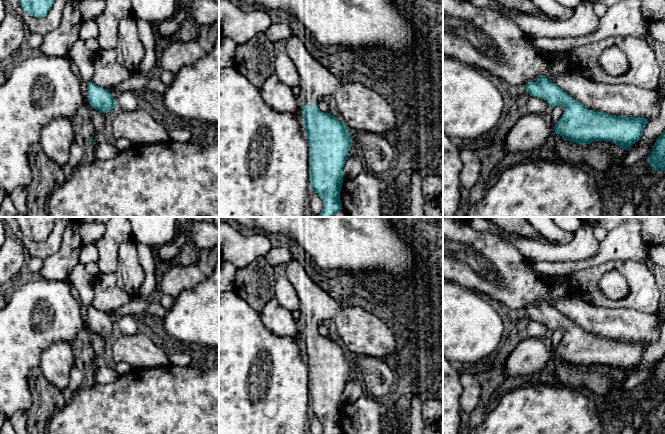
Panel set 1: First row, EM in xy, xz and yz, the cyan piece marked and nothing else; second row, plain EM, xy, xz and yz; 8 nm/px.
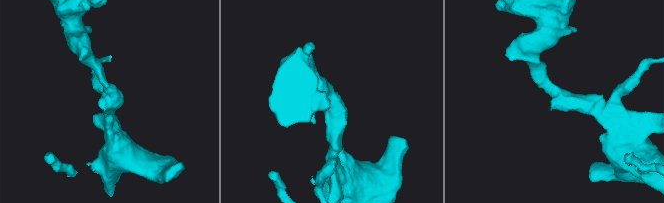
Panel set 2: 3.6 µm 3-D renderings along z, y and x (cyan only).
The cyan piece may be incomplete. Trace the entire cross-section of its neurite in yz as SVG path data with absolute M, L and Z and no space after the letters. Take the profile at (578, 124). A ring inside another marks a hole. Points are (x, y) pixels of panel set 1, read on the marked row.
M545 75L524 86L530 96L544 99L552 109L562 104L564 112L555 126L547 124L541 114L529 113L521 117L503 140L507 152L524 157L534 155L547 148L555 134L580 144L612 142L626 150L639 141L648 123L643 117L615 116L587 109Z

